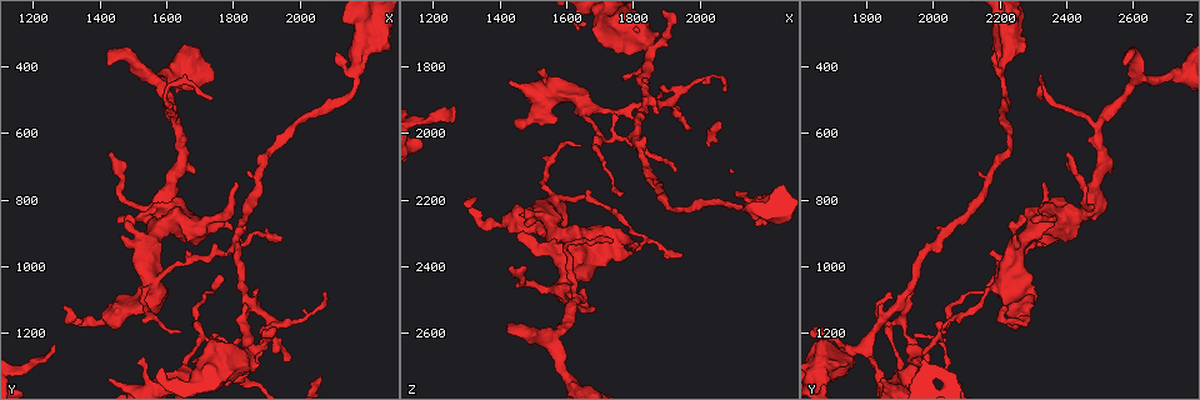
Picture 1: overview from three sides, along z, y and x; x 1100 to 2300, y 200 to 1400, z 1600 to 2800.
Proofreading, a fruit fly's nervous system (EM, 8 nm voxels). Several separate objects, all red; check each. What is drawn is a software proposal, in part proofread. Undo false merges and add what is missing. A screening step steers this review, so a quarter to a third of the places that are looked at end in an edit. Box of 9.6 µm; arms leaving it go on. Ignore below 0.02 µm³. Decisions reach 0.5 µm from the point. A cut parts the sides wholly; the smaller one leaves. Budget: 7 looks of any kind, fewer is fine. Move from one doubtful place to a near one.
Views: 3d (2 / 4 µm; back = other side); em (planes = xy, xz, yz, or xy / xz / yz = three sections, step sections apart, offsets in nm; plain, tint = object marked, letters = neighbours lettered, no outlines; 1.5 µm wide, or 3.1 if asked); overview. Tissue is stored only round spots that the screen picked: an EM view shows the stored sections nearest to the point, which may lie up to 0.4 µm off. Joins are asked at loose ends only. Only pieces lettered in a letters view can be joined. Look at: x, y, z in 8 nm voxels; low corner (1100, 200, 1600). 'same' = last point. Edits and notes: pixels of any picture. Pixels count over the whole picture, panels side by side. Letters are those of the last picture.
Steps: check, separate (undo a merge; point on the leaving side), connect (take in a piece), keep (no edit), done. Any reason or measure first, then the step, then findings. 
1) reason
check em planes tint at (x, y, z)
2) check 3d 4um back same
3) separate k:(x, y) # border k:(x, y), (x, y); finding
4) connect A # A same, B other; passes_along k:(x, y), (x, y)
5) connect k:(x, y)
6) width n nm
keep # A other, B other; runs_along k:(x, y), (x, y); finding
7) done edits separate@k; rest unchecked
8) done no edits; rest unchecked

calibre changes
check em planes tint at (1390, 1180, 2270)

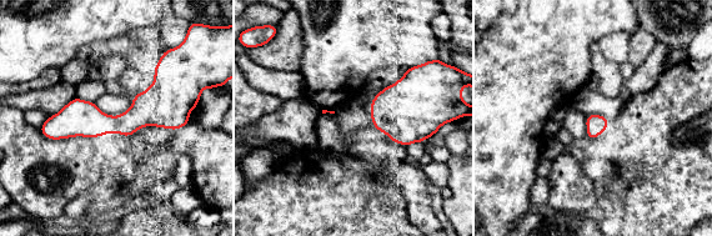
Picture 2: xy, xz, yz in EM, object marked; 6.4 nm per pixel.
what lies round it
check em planes letters same

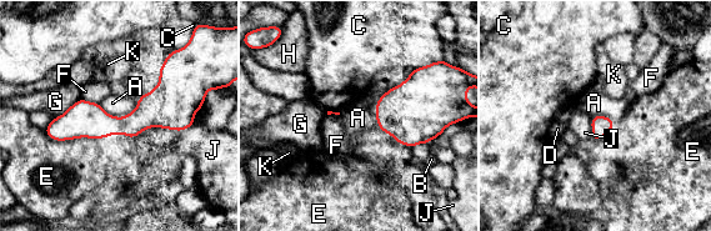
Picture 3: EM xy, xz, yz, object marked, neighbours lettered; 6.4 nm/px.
width 130 nm
keep # A other, B other, C other, D other, E other, F other, G other, H other, J other, K other; border 3:(44, 129), (55, 140), (101, 139); all the same cell

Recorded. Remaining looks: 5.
branch stops here
check em xy step 4 tint at (1420, 390, 2570)

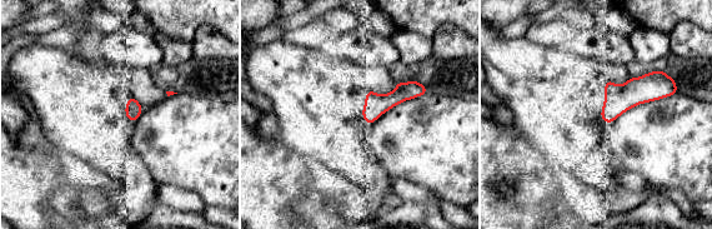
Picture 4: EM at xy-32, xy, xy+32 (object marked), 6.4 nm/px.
check em planes letters same

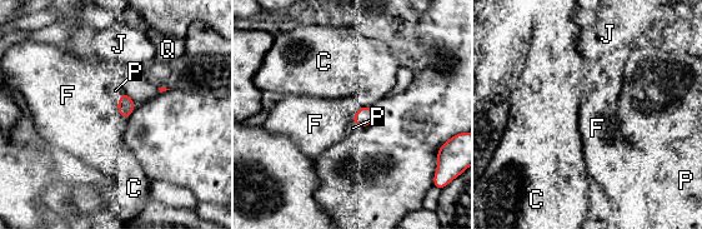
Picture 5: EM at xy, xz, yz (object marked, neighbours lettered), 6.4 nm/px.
connect F # C other, F same, J other, P other, Q other; it goes on there

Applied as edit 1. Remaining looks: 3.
done edits connect@5; rest unchecked

